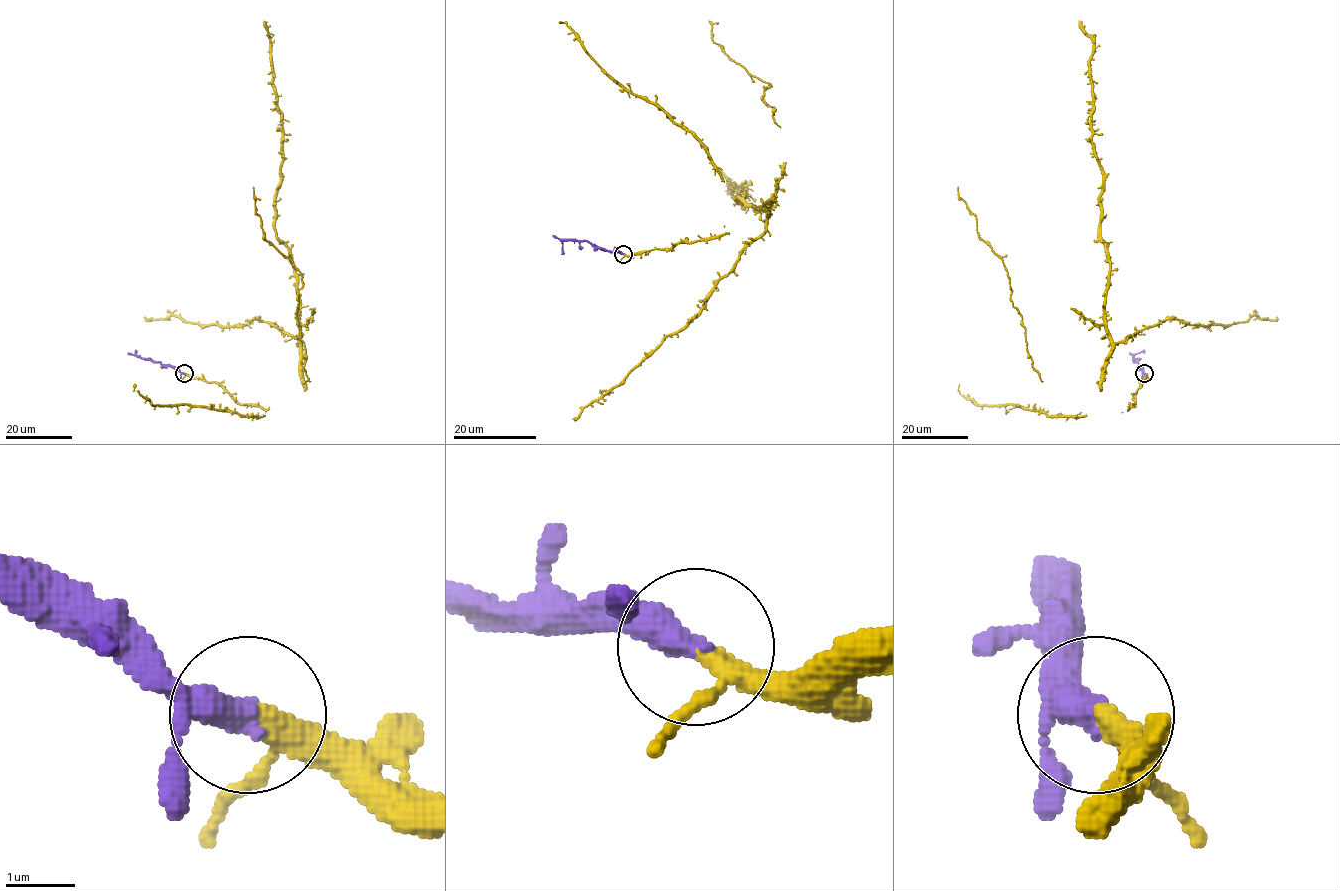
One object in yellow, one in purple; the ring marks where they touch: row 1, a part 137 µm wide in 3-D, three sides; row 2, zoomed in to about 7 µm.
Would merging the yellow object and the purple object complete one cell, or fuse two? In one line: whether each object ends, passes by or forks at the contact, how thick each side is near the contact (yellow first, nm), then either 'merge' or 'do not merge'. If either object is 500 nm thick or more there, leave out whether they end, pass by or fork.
yellow passes by; purple passes by; 260 nm thick on the yellow side, 320 nm on the other; merge

